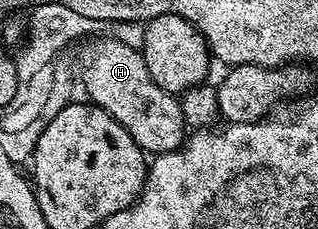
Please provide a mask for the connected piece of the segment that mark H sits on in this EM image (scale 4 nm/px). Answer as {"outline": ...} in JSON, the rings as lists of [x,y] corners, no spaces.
{"outline":[[[101,39],[85,53],[83,85],[90,102],[121,123],[140,149],[149,155],[179,149],[187,138],[187,124],[178,98],[156,84],[142,52],[117,39]]]}

